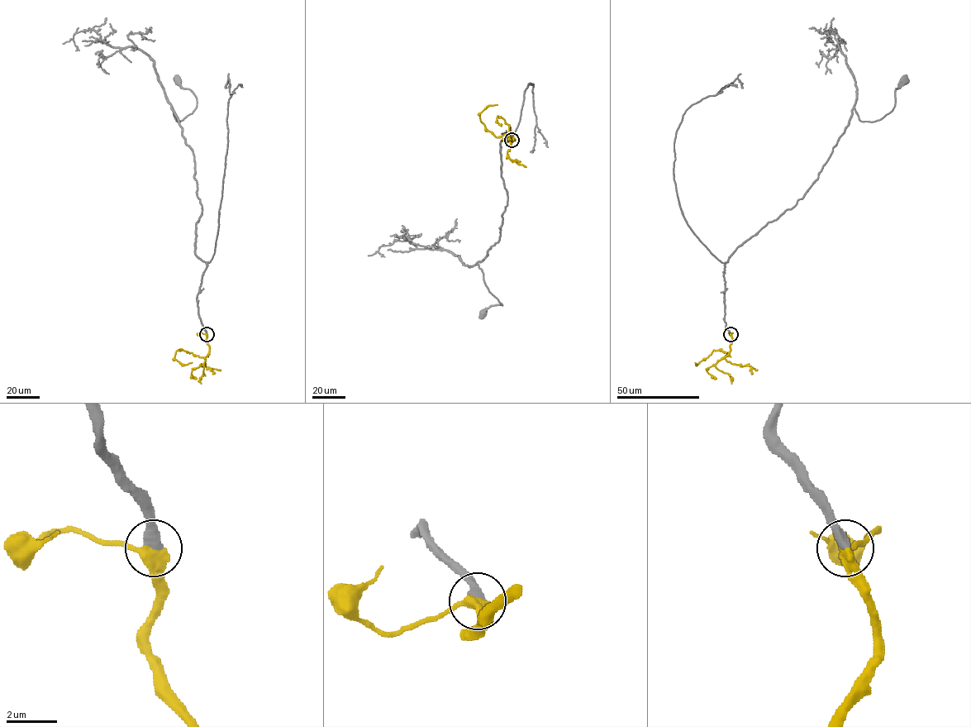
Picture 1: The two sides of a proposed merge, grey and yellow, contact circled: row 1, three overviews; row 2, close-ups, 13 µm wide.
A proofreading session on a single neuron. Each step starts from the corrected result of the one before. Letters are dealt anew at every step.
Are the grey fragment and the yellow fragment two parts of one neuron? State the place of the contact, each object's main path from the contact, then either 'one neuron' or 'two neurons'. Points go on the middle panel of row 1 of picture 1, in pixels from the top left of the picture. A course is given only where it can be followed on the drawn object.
place (511, 140); course grey (511, 140), (502, 134), (511, 136), (500, 143), (507, 205), (500, 237), (477, 263), (502, 305), (482, 314); course yellow (511, 140), (511, 142), (515, 140), (509, 134), (496, 137), (481, 121), (479, 114), (487, 106), (497, 104); one neuron

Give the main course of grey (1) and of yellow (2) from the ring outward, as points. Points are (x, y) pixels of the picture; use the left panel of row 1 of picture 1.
1: (206, 334), (197, 299), (207, 262), (195, 251), (202, 205), (172, 108), (179, 121), (197, 98), (177, 80)
2: (206, 334), (209, 351), (206, 356), (199, 357), (183, 350), (175, 352), (174, 358), (183, 364), (192, 362)

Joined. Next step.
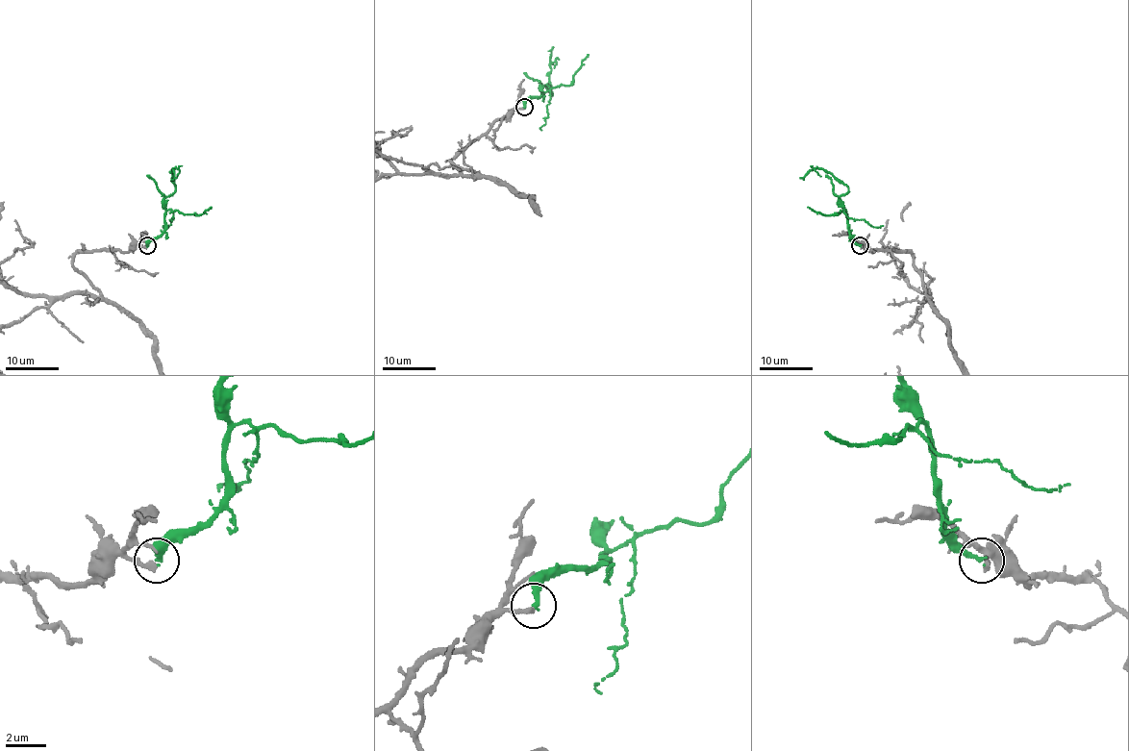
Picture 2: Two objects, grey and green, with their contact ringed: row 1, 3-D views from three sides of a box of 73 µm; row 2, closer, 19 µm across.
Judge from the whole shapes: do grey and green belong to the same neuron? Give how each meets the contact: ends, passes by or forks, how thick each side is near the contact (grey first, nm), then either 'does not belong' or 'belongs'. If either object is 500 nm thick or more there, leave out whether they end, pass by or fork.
grey ends; green ends; calibres 280 and 240 nm; does not belong

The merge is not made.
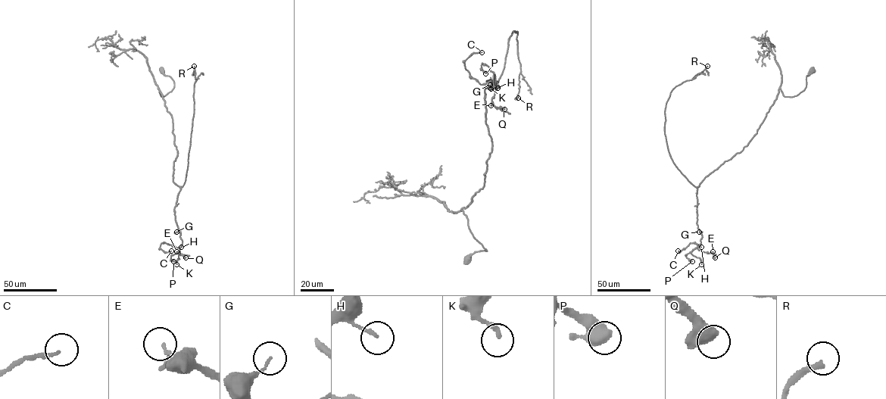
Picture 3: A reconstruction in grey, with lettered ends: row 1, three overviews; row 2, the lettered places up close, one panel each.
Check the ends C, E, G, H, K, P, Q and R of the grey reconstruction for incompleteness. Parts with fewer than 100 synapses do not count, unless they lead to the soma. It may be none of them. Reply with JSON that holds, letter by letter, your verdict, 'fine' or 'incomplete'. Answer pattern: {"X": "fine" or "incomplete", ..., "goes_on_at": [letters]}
{"C": "fine", "E": "fine", "G": "fine", "H": "fine", "K": "fine", "P": "fine", "Q": "fine", "R": "incomplete", "goes_on_at": ["R"]}

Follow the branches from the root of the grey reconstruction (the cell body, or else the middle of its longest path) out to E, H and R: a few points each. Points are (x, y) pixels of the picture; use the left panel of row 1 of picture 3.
E: (162, 70), (174, 83), (163, 97), (158, 88), (177, 152), (176, 251)
H: (162, 70), (174, 83), (163, 97), (158, 88), (177, 150), (174, 212), (181, 247)
R: (162, 70), (174, 83), (163, 97), (158, 88), (172, 118), (173, 182), (182, 187), (194, 66)

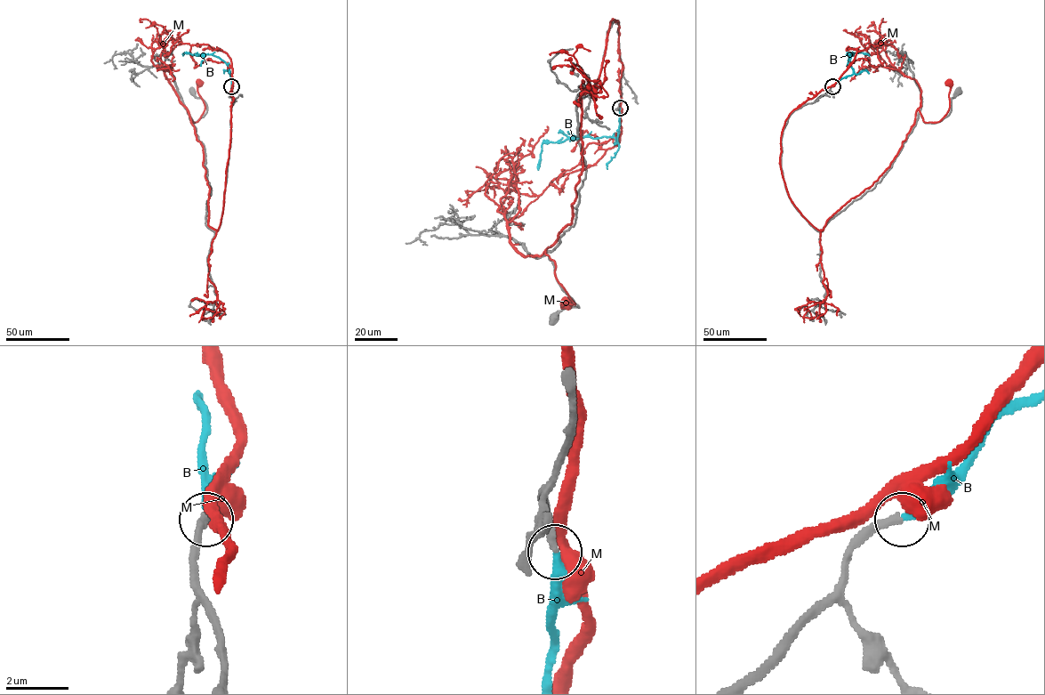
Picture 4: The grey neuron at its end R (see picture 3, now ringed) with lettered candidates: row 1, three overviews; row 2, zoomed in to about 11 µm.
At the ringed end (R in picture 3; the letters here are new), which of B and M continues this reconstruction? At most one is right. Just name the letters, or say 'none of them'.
B

